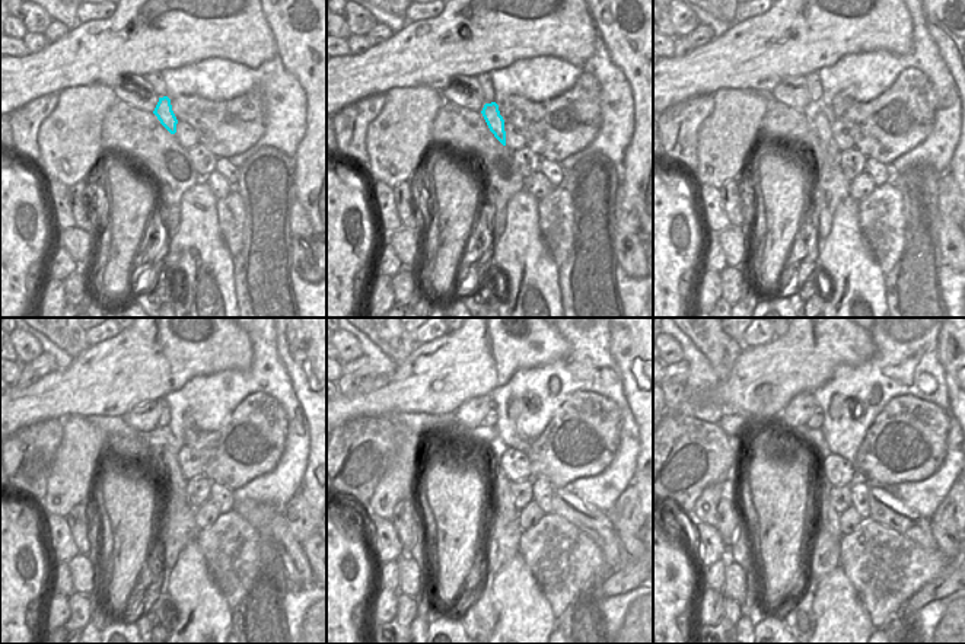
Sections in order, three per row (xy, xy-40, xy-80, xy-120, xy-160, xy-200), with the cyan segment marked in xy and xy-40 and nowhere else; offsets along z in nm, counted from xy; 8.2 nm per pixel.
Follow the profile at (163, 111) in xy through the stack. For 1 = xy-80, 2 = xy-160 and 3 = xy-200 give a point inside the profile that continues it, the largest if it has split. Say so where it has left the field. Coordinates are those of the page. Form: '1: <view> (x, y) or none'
1: xy-80 (821, 121)
2: xy-160 (502, 484)
3: xy-200 (828, 517)

